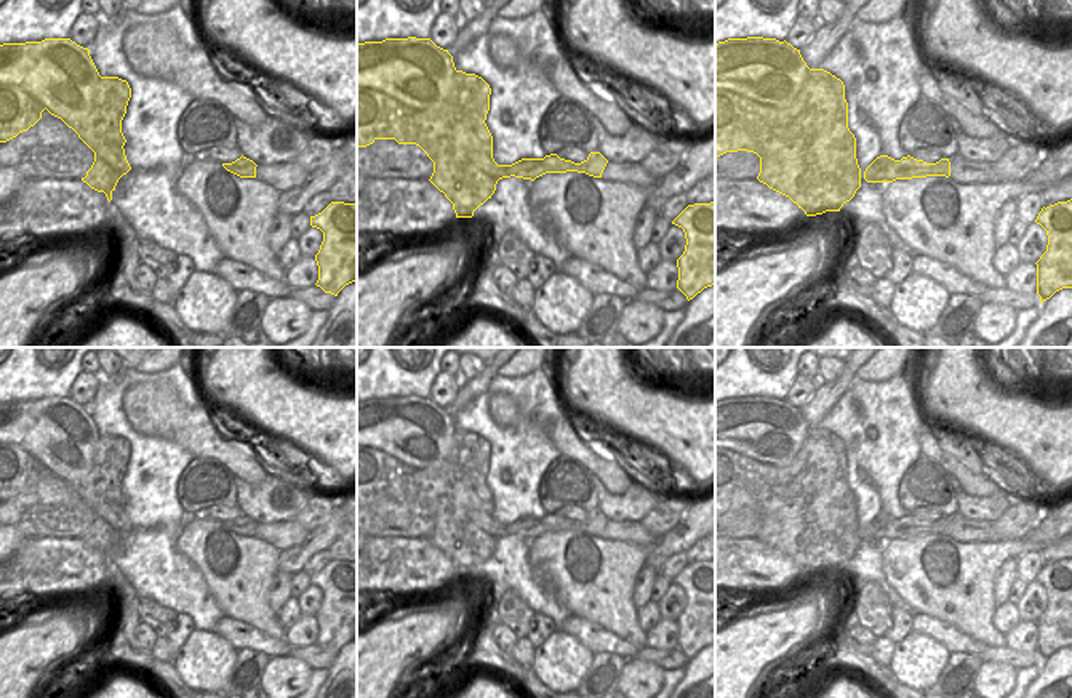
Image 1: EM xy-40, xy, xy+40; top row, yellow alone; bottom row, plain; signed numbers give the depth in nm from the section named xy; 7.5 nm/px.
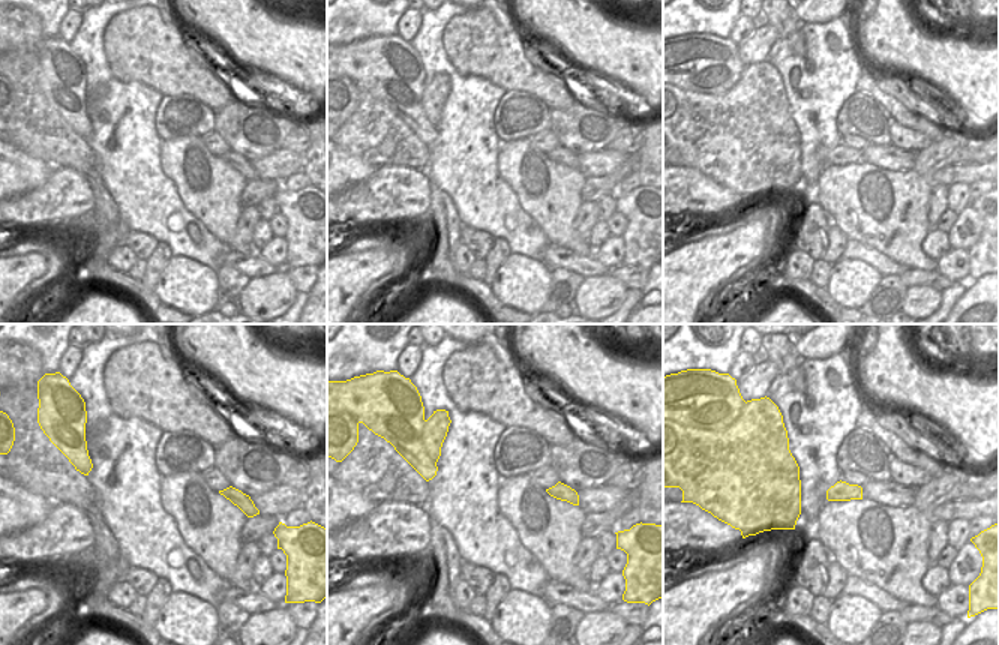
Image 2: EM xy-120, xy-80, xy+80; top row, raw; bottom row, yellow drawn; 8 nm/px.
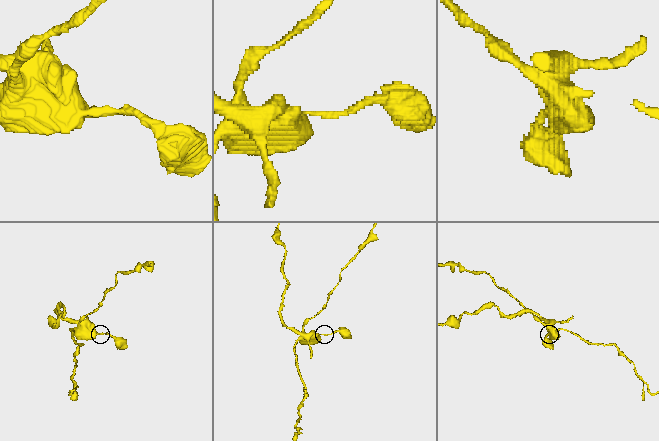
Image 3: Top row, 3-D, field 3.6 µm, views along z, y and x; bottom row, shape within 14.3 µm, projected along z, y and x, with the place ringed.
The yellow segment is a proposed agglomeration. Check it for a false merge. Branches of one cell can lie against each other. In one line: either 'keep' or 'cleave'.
cleave

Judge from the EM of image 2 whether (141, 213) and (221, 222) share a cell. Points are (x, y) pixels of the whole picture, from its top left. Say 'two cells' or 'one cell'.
two cells

